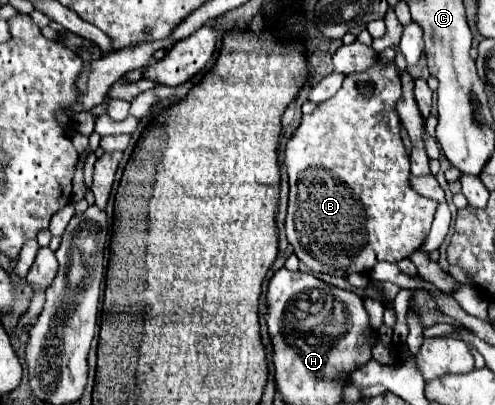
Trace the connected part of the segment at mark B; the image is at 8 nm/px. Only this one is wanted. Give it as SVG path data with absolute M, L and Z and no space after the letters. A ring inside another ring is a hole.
M380 58L376 60L374 66L370 66L368 70L360 72L360 74L350 74L344 78L342 88L336 92L336 96L332 96L330 100L322 102L316 106L316 110L310 116L304 116L300 122L300 128L296 130L296 134L288 140L286 144L286 152L284 152L284 164L286 164L286 172L288 172L288 184L290 184L290 198L288 198L288 214L286 214L286 236L288 242L294 246L294 254L314 272L314 274L330 274L330 276L348 276L352 272L362 272L368 274L378 262L386 260L386 262L400 262L404 258L408 258L414 250L418 250L424 242L424 238L430 232L430 224L434 220L438 202L426 196L420 196L412 184L410 184L410 158L404 150L402 138L400 138L400 118L394 110L394 102L402 96L402 86L400 86L400 74L394 66L394 62L382 62Z

